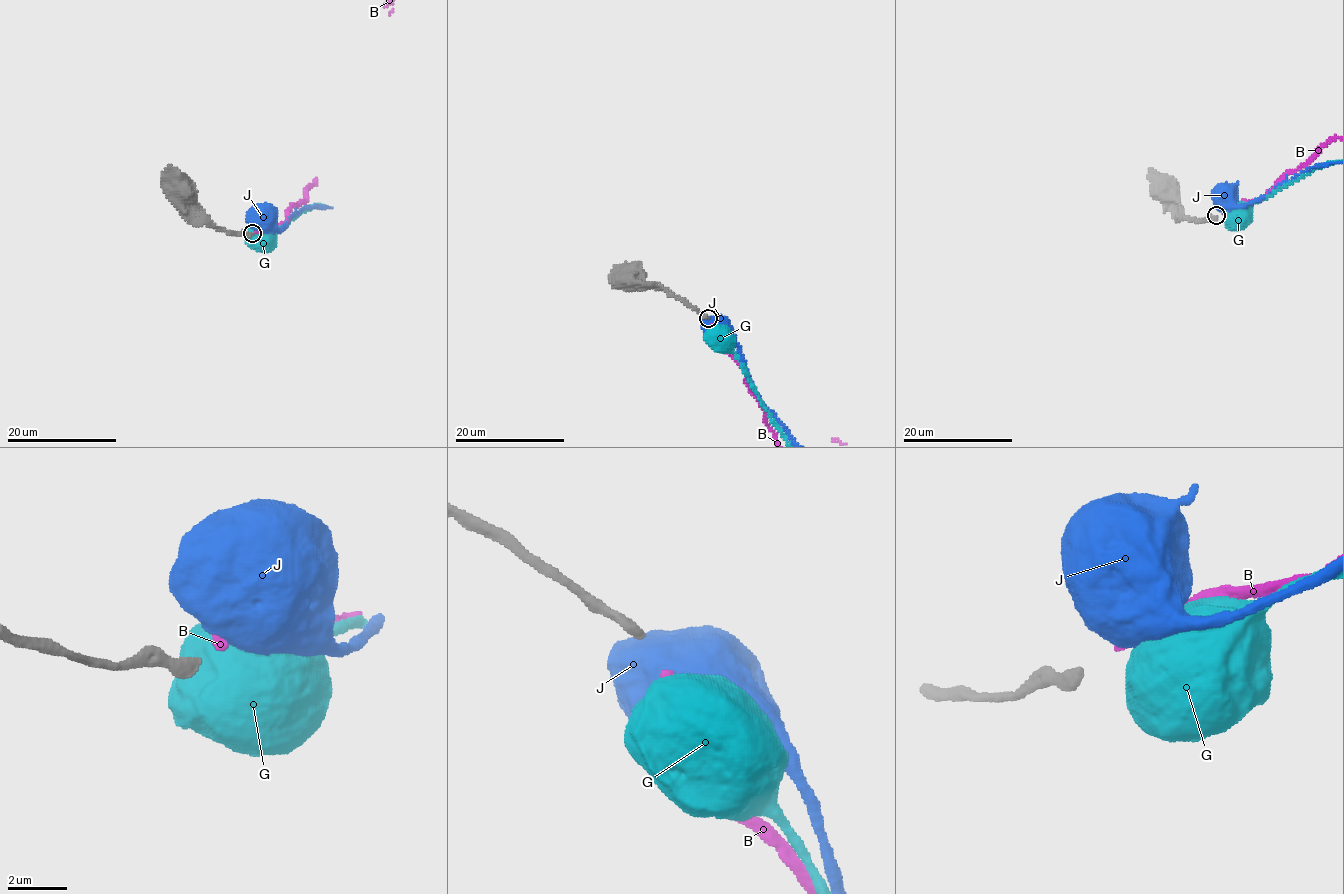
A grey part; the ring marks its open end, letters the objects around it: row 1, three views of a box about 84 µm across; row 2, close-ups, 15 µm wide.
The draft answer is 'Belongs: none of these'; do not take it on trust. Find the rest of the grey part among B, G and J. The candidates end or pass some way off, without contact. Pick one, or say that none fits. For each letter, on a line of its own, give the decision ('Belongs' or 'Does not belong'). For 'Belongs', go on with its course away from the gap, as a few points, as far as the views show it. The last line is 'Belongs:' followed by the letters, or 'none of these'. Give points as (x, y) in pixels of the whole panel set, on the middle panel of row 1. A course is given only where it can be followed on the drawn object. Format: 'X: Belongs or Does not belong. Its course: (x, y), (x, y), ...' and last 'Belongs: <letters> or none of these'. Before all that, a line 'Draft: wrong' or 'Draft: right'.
Draft: wrong
B: Belongs
G: Does not belong
J: Does not belong
Belongs: B

